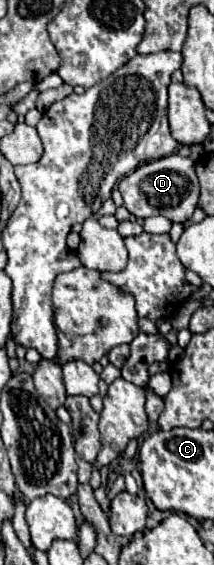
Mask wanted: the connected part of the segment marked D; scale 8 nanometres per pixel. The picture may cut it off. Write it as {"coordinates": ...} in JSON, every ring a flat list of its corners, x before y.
{"coordinates":[[178,153,150,161,138,167,134,173,126,175,118,183,118,191,122,193,124,207,136,217,146,219,162,215,170,221,184,223,186,219,192,217,198,203,198,177,194,173,194,161,190,157,180,157]]}

